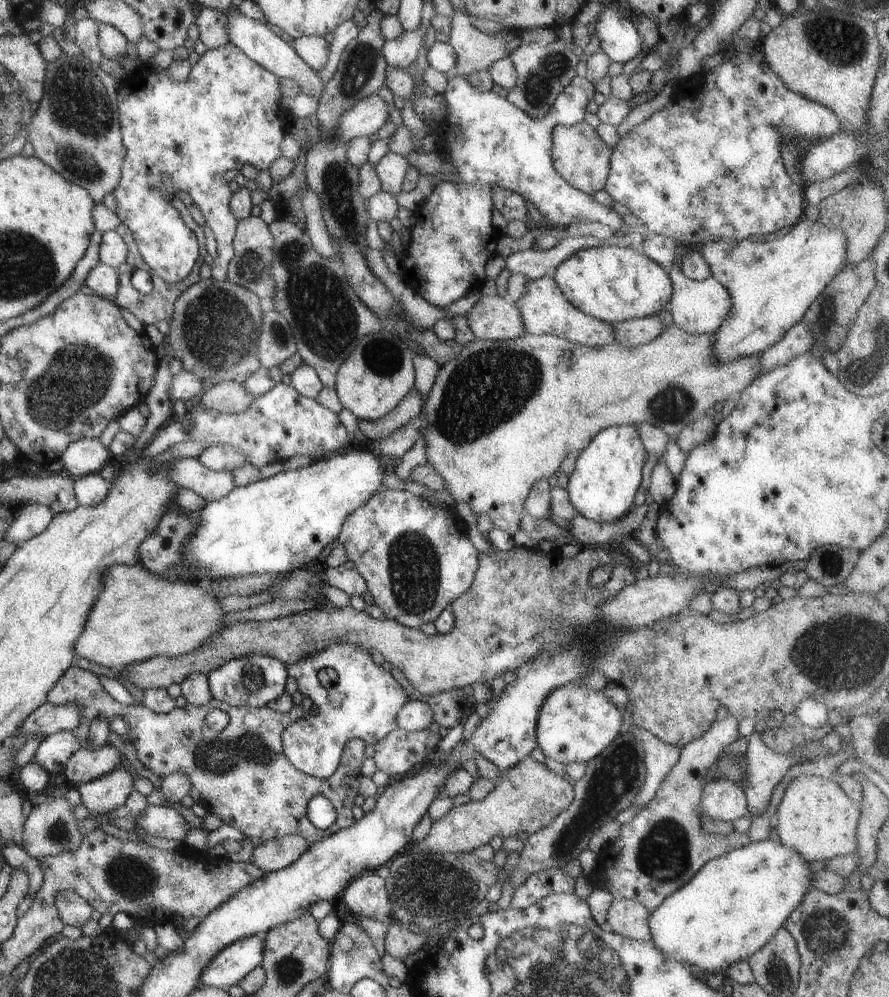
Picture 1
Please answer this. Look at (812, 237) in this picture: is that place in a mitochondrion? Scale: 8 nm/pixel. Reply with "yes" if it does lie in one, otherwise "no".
no

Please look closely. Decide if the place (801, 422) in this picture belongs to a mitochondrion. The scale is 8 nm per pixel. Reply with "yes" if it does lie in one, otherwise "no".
no

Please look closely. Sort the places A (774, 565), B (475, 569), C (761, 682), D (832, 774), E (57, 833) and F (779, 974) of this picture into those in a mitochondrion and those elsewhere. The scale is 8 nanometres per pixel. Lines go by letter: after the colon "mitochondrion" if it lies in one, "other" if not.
A: other
B: other
C: other
D: other
E: mitochondrion
F: mitochondrion

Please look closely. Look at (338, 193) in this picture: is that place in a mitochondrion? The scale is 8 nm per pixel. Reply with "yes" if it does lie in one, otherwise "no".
yes

